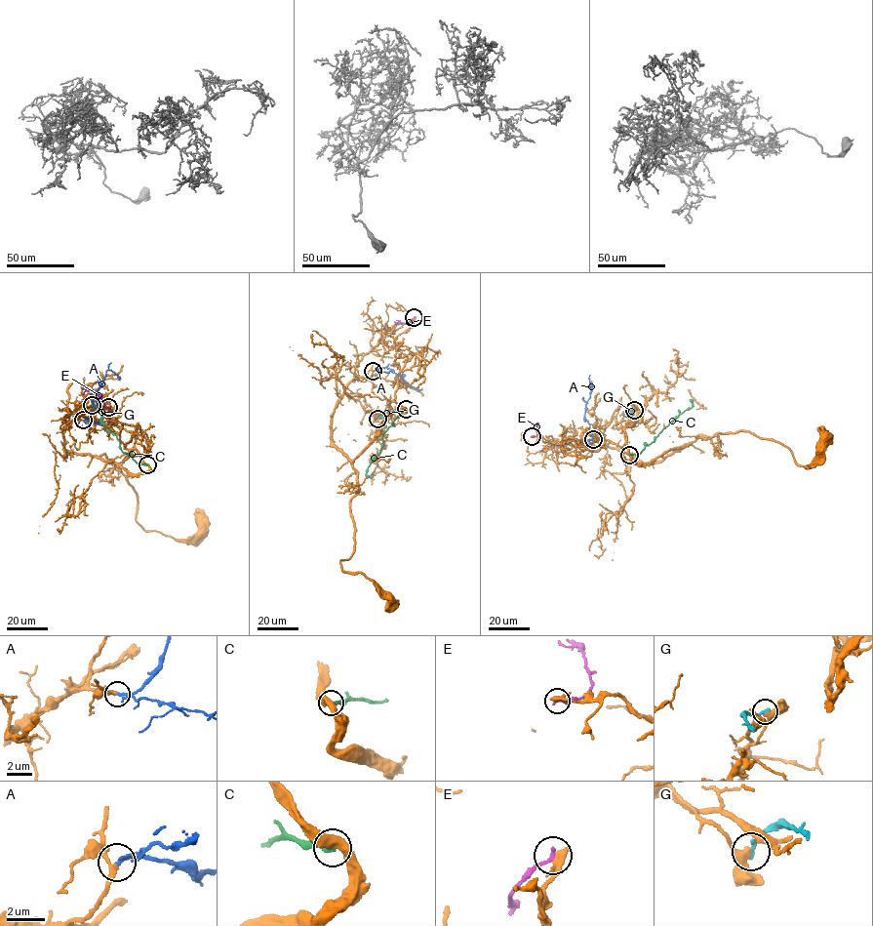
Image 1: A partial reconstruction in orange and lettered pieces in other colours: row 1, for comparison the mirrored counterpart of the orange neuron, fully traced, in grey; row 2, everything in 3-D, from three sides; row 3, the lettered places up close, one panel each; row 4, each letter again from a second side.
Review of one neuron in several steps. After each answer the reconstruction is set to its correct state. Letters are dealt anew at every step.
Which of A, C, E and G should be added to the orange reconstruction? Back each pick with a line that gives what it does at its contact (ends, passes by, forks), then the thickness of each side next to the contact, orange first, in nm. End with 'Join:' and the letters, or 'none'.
A: It ends there. Thickness 180 nm (orange) against 200 nm
Join: A

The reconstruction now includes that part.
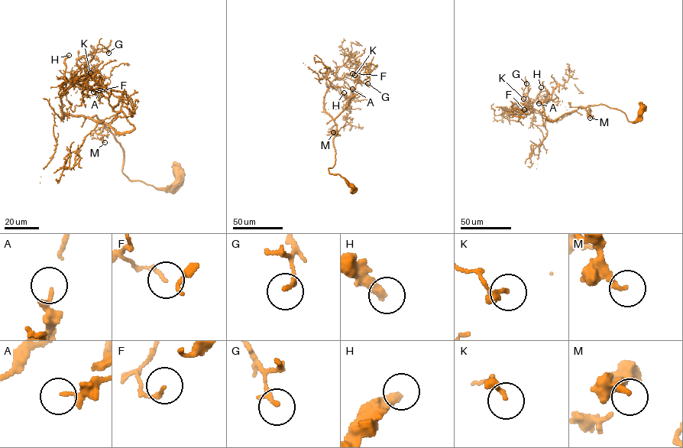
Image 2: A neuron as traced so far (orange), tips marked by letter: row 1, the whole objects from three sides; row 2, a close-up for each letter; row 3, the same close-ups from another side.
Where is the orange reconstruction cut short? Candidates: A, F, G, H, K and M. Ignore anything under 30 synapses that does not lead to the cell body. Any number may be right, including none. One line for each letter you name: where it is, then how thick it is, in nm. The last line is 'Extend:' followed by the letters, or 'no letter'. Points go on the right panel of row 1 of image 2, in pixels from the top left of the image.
A: place (538, 103); calibre 150 nm
H: place (541, 87); calibre 400 nm
M: place (590, 118); calibre 200 nm
Extend: A, H, M

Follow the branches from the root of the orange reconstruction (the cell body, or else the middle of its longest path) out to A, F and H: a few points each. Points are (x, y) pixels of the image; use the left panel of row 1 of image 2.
A: (178, 172), (161, 188), (125, 175), (120, 145), (91, 117), (121, 133), (133, 125), (122, 98), (98, 90)
F: (178, 172), (164, 187), (131, 180), (122, 170), (122, 148), (101, 120), (63, 117), (65, 89), (93, 92)
H: (178, 172), (164, 187), (131, 180), (122, 170), (122, 148), (101, 120), (63, 117), (69, 55)

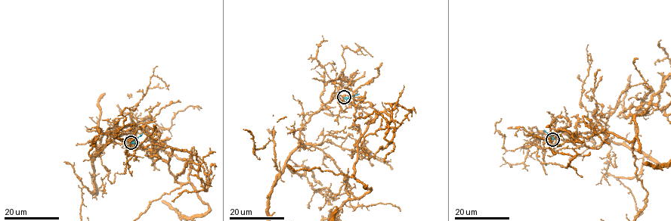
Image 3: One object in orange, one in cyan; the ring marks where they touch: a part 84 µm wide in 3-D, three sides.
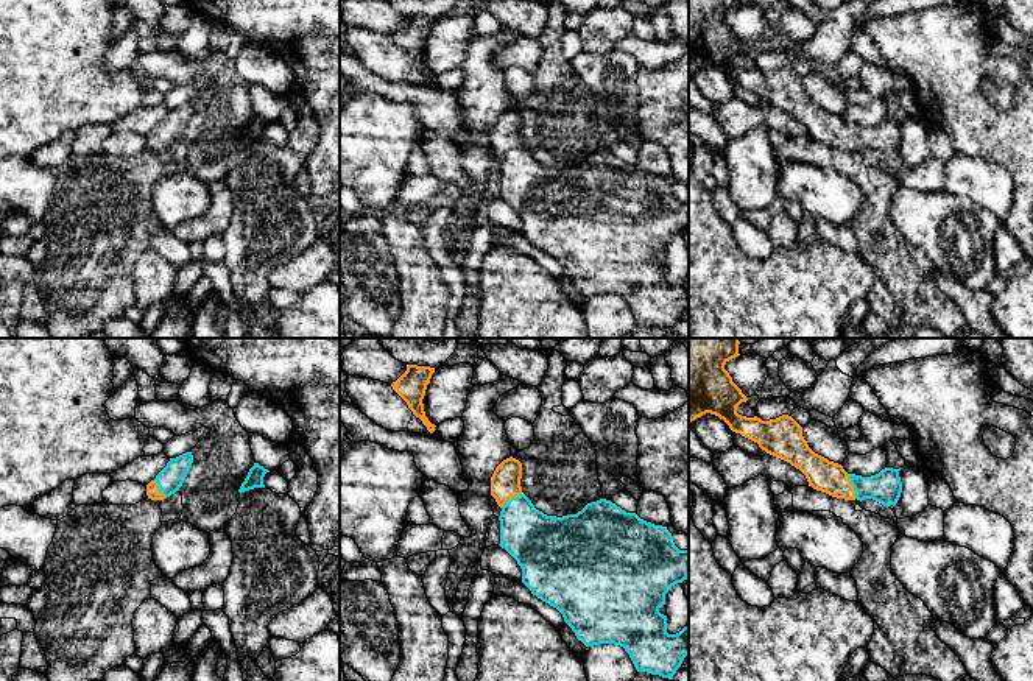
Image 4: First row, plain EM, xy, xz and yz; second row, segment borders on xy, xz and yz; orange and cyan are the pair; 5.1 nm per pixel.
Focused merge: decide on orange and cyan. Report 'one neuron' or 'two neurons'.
one neuron

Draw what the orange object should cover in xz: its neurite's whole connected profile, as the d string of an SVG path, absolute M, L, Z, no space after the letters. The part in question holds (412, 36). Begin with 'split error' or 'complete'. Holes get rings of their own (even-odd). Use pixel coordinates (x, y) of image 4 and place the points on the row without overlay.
complete; M407 16L407 22L391 34L393 41L407 53L430 84L435 83L436 76L425 67L422 50L433 23L435 19L430 17Z

